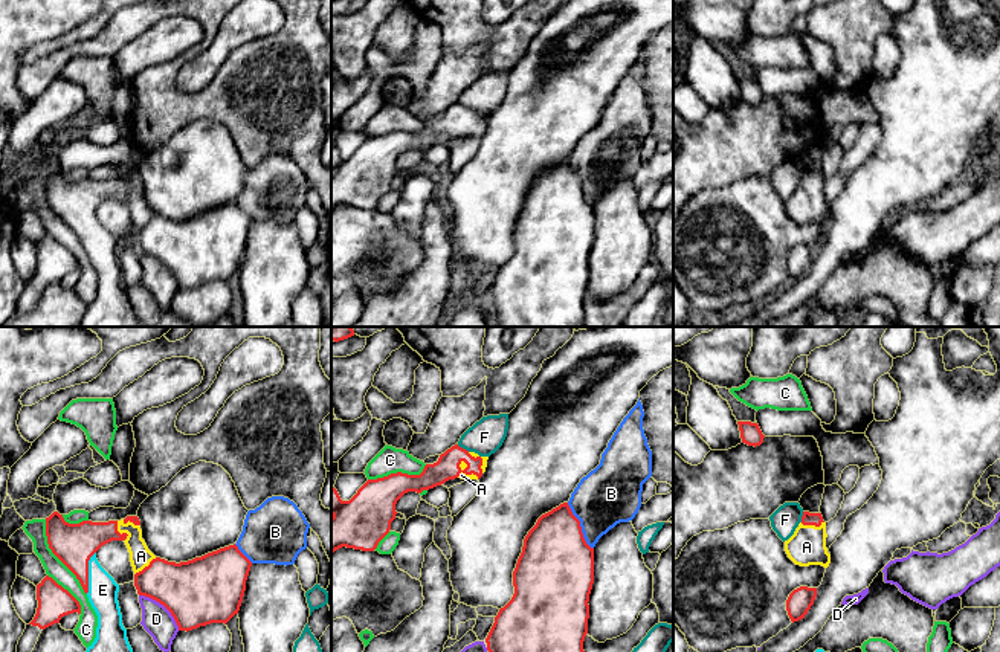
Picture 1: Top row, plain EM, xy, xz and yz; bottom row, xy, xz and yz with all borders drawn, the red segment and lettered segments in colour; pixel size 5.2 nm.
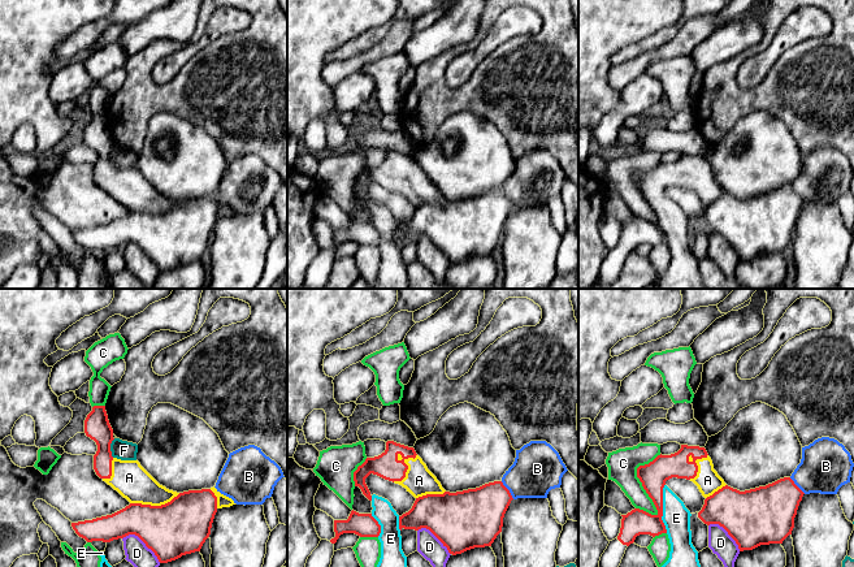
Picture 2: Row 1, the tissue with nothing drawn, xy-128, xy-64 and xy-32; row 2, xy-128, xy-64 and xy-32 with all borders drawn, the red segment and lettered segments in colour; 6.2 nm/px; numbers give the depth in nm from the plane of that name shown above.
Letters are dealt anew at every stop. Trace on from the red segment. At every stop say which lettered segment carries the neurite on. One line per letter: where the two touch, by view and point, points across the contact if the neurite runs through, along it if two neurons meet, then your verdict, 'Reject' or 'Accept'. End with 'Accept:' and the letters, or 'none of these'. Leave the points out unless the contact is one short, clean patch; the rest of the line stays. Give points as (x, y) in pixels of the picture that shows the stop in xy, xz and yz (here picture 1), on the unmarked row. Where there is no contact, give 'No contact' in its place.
A: Touches red at xy (119, 191). Accept
B: Touches red at xz (579, 183). Reject
C: Touches red at xy (57, 214). Reject
D: Touches red at xy (164, 263). Reject
E: Touches red at xy (87, 231). Path across: xy (74, 202), (87, 231), (103, 248). Accept
F: Touches red at xz (461, 106). Reject
Accept: A, E

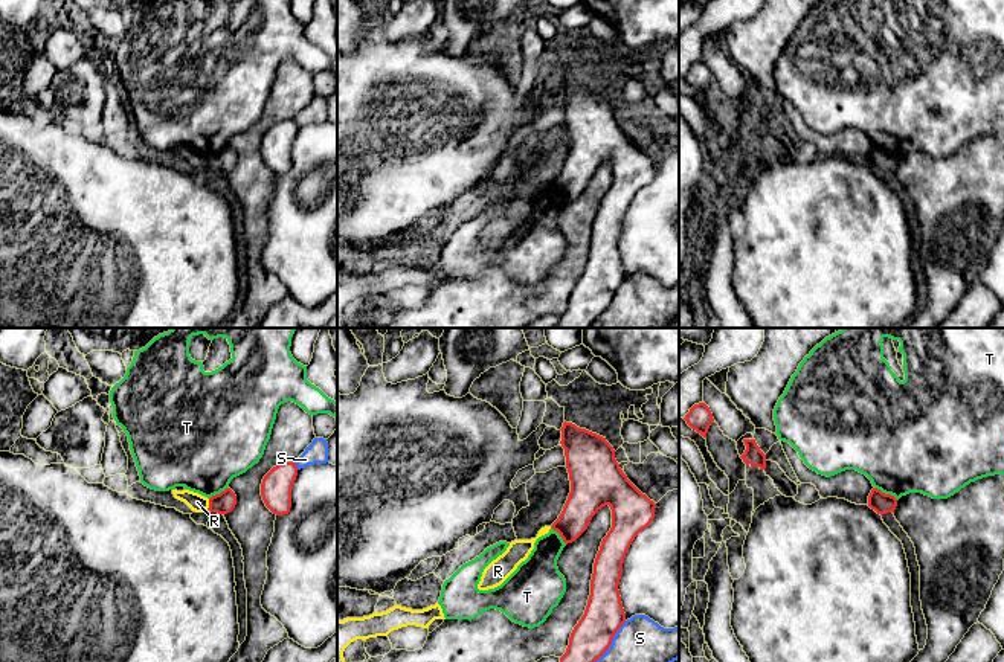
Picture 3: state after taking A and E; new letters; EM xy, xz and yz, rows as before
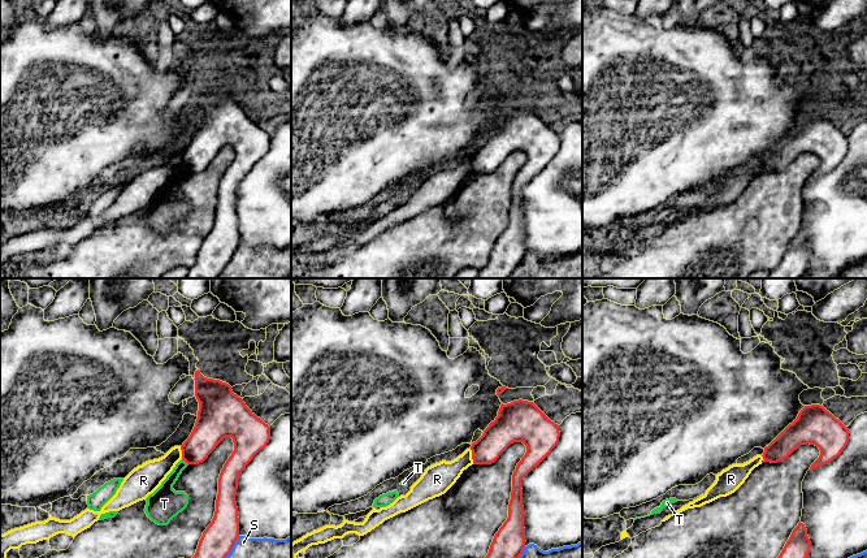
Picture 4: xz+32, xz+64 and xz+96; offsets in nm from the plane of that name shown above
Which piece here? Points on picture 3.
R: Touches red at xy (209, 162). Boundary: xy (209, 157), (206, 167). Reject
S: Touches red at xz (609, 304). Reject
T: Touches red at yz (887, 153). Reject
Accept: none of these

